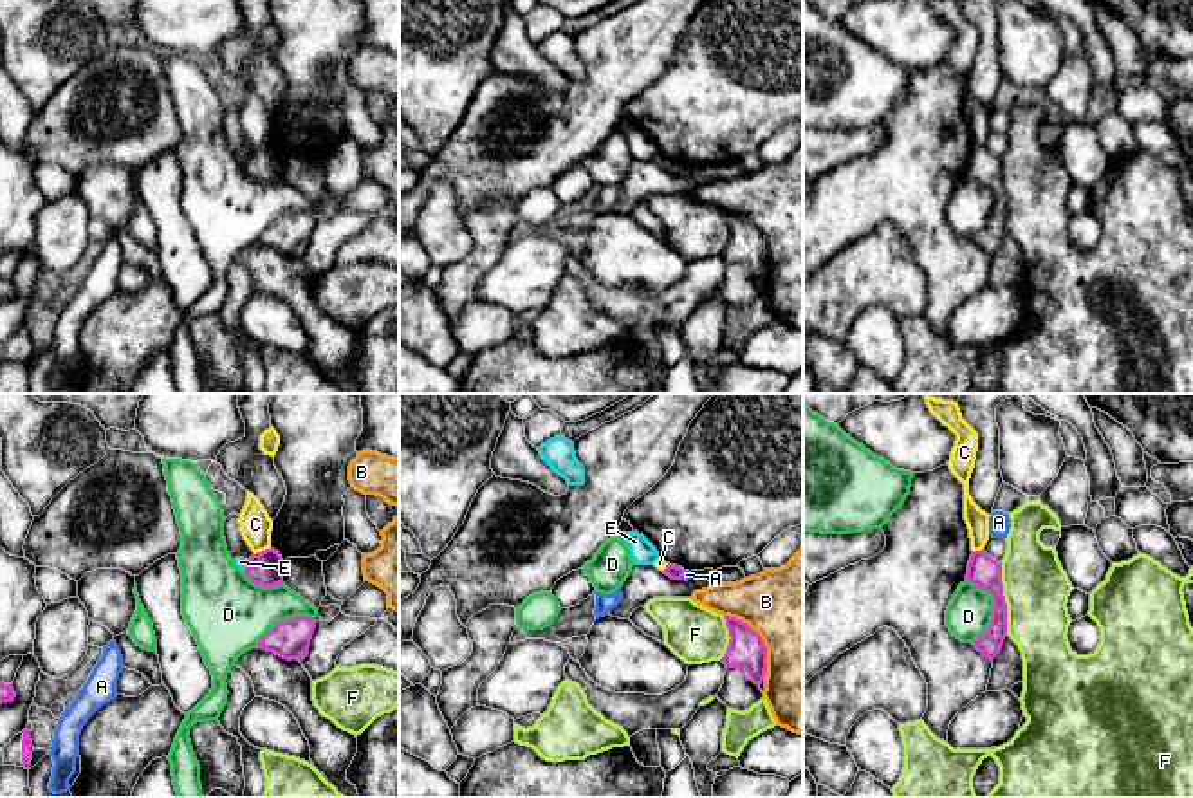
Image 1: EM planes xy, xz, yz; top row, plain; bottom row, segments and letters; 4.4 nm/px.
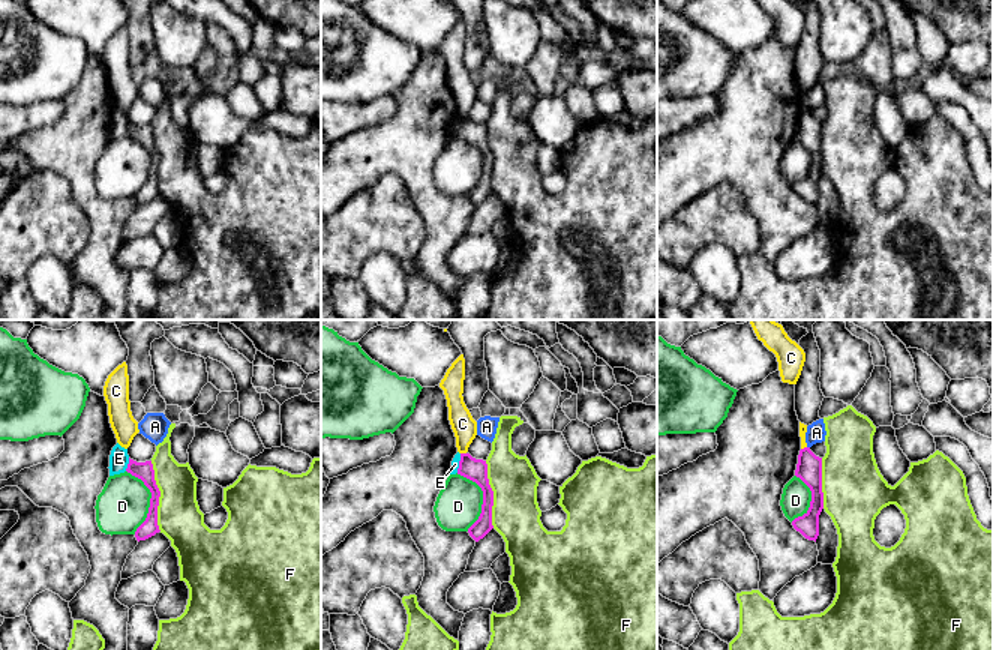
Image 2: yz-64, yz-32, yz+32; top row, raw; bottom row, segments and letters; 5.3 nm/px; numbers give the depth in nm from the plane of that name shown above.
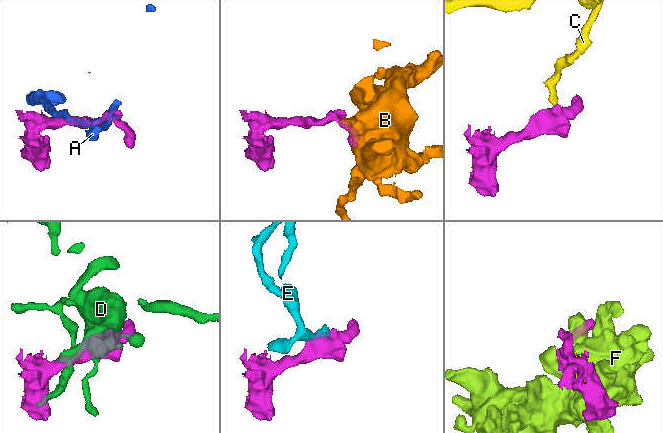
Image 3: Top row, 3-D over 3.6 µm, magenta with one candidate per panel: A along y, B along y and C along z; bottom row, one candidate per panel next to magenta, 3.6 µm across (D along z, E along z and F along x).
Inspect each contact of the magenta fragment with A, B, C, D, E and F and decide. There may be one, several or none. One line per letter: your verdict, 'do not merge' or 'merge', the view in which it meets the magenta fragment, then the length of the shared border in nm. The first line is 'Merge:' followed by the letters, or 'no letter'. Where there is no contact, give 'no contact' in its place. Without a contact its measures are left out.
Merge: no letter
A: do not merge; contact in xz; length 40 nm
B: do not merge; contact in xz; length 320 nm
C: do not merge; contact in xy; length 80 nm
D: do not merge; contact in yz; length 280 nm
E: do not merge; contact in xy; length 60 nm
F: do not merge; contact in yz; length 320 nm

